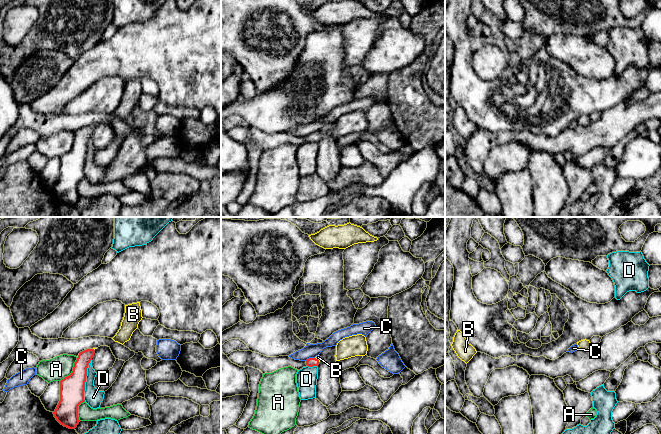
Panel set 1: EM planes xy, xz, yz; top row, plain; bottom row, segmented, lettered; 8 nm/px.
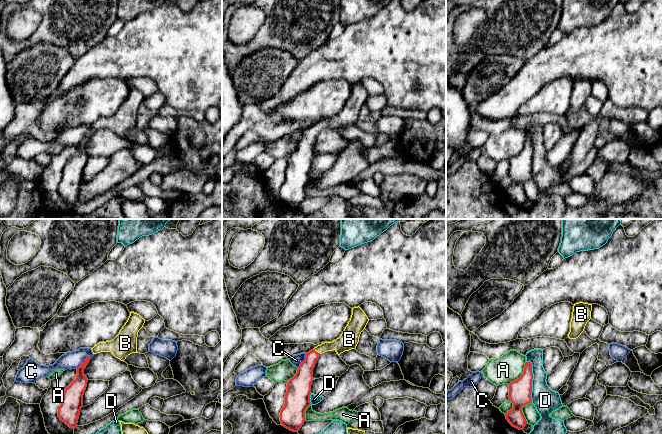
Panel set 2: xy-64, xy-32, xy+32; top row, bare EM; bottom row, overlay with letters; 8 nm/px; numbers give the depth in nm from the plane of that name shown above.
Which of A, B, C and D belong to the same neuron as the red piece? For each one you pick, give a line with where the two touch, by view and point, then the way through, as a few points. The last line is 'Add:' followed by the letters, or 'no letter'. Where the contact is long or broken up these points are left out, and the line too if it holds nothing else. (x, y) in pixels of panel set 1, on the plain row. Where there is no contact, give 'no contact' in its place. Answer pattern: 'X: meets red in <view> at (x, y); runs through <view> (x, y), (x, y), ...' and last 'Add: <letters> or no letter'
B: meets red in xz at (317, 135); runs through xz (310, 138), (317, 135), (318, 133)
Add: B

